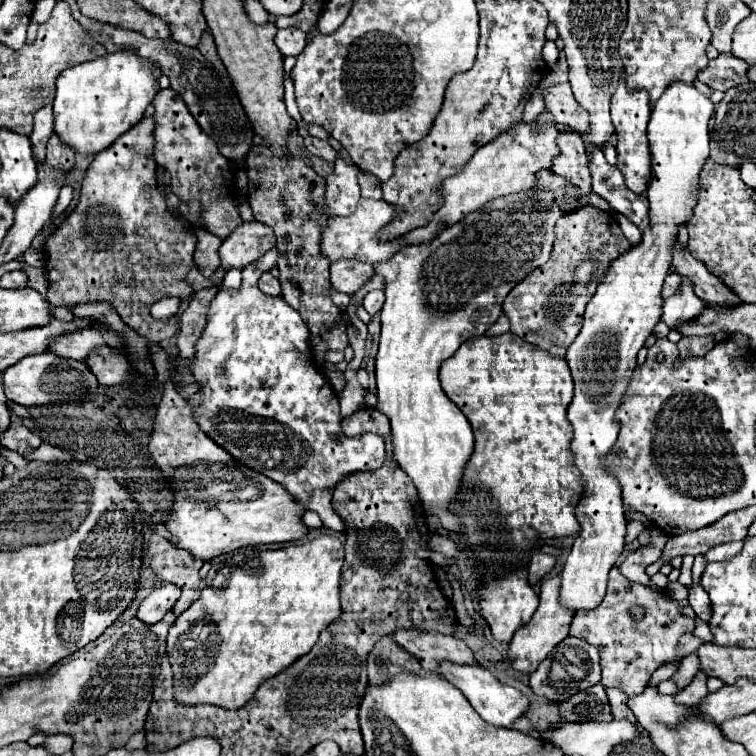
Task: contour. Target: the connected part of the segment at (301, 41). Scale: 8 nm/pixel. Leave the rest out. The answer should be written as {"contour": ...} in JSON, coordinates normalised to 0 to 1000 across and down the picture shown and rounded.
{"contour":[[[381,36],[381,38],[370,38],[365,44],[365,60],[370,65],[373,73],[389,73],[394,75],[402,62],[405,62],[405,44],[392,38],[392,36]]]}

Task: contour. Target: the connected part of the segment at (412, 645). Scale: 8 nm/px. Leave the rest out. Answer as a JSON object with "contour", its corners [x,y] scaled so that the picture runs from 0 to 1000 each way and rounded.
{"contour":[[[524,832],[519,843],[532,858],[537,858],[556,874],[561,888],[579,885],[579,877],[590,872],[606,880],[630,877],[622,856],[614,848],[595,840],[556,832]]]}

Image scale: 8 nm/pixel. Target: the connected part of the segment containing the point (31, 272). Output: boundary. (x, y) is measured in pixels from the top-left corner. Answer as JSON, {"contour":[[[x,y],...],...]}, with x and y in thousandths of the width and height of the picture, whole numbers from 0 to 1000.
{"contour":[[[34,351],[34,364],[37,364],[37,380],[48,382],[58,396],[61,396],[61,356],[45,356],[40,351]]]}

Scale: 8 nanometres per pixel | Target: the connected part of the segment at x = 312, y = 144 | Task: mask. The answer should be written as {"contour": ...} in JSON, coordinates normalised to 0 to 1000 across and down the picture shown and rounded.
{"contour":[[[405,181],[405,184],[402,184],[402,192],[405,192],[405,197],[407,197],[413,205],[426,208],[426,210],[431,210],[431,213],[437,213],[437,216],[444,213],[444,200],[437,194],[434,187],[426,187],[426,184],[418,184],[418,181]]]}

